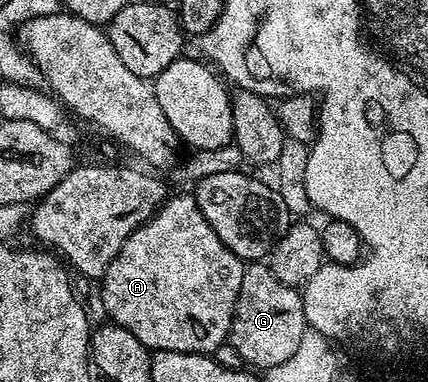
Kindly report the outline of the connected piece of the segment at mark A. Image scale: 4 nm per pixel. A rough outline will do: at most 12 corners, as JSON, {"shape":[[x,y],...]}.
{"shape":[[190,193],[103,271],[114,325],[152,352],[228,341],[244,259]]}

